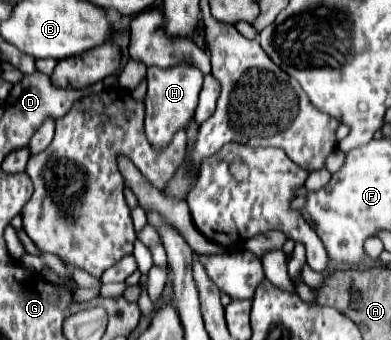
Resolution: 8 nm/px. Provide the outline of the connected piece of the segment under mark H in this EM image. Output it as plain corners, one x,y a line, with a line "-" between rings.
182,62
180,66
170,68
148,68
148,94
146,94
146,136
156,148
164,148
174,132
186,130
190,118
194,116
194,110
198,106
198,94
202,90
202,78
204,74
196,66
188,66
188,62

